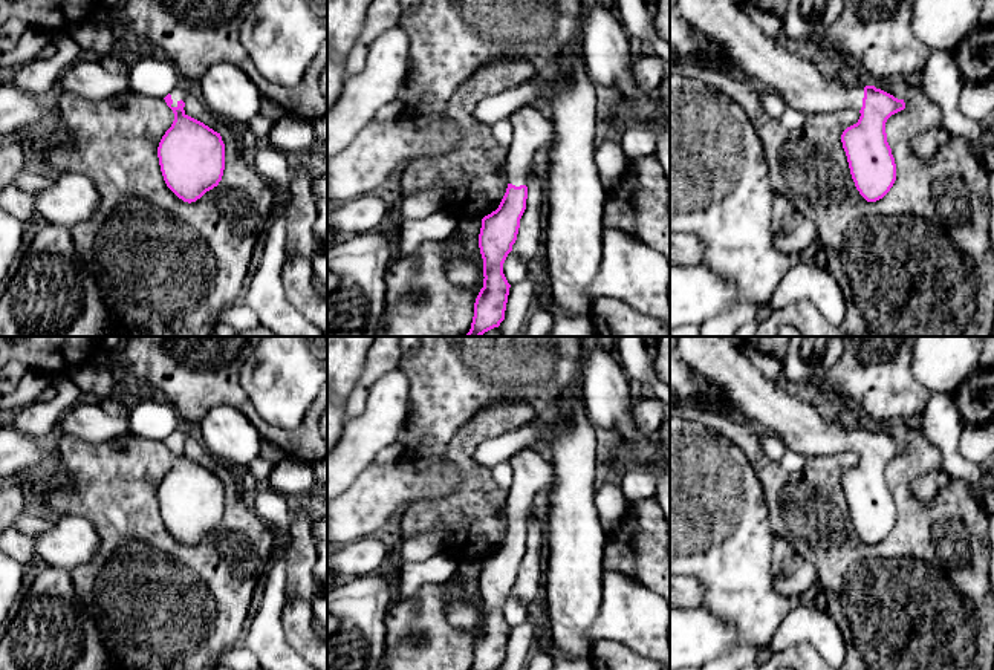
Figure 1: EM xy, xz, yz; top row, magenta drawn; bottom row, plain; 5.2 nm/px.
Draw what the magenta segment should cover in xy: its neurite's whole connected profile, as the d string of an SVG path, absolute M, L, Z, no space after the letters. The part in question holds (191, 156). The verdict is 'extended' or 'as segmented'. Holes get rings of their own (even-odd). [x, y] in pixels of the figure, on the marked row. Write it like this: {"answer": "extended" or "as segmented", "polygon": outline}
{"answer": "extended", "polygon": "M182 83L164 98L174 121L159 142L158 158L167 187L191 203L222 181L225 144L220 133L185 113L185 89Z"}

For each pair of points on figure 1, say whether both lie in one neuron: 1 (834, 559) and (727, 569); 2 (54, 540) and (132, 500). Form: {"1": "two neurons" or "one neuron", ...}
{"1": "two neurons", "2": "two neurons"}

